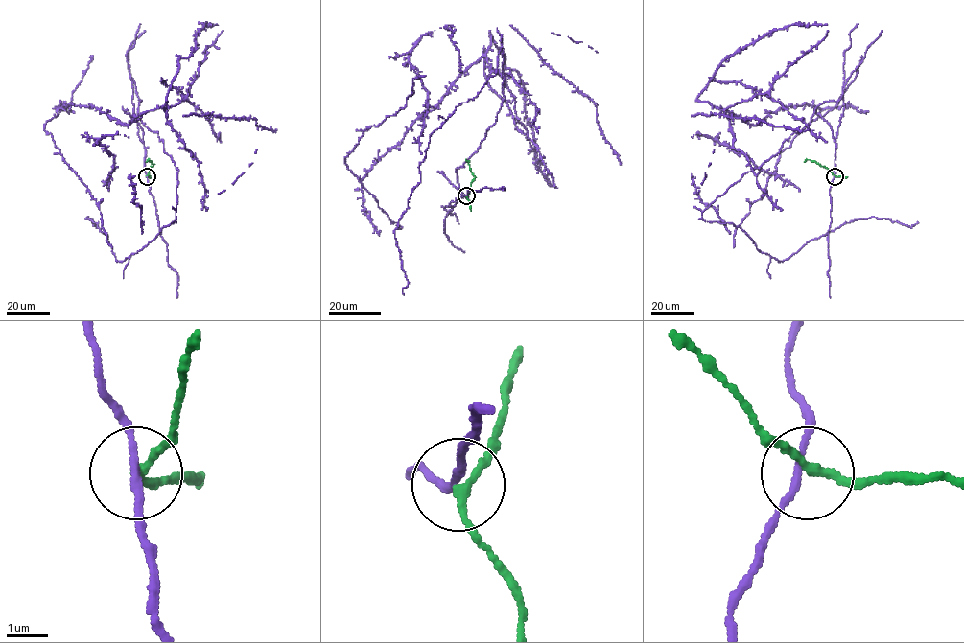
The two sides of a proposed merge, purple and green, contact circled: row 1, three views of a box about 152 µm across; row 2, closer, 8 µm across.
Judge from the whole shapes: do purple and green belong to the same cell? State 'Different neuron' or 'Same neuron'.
Same neuron

